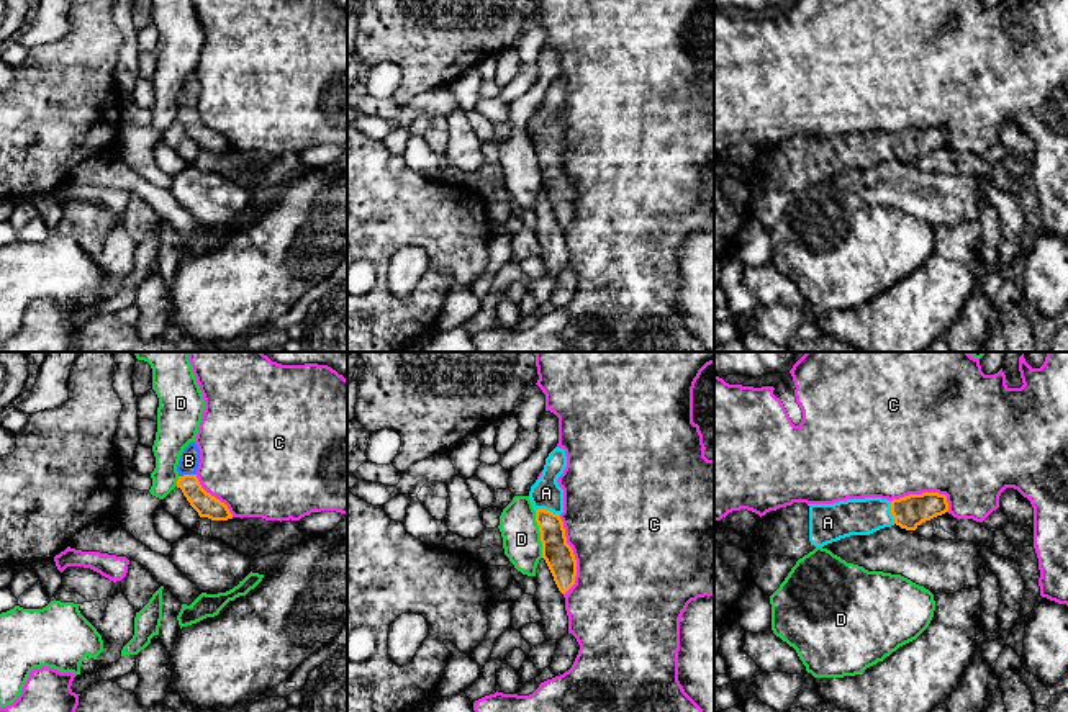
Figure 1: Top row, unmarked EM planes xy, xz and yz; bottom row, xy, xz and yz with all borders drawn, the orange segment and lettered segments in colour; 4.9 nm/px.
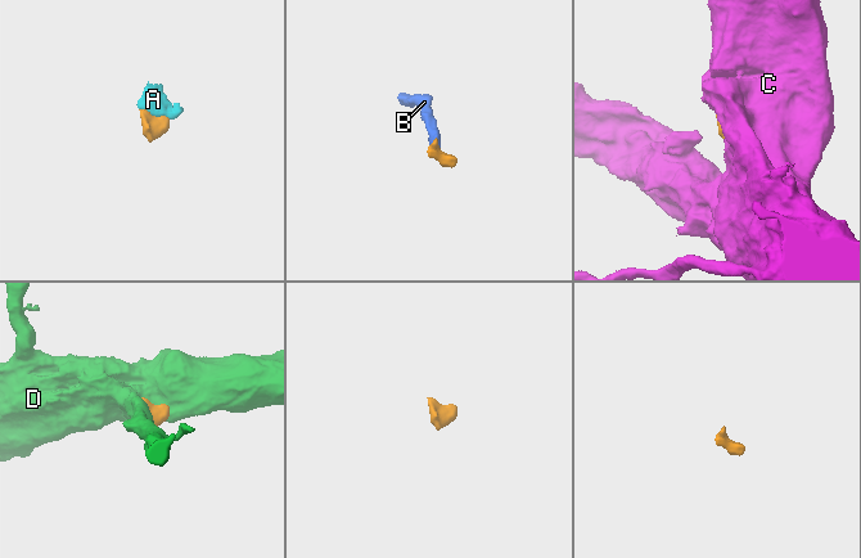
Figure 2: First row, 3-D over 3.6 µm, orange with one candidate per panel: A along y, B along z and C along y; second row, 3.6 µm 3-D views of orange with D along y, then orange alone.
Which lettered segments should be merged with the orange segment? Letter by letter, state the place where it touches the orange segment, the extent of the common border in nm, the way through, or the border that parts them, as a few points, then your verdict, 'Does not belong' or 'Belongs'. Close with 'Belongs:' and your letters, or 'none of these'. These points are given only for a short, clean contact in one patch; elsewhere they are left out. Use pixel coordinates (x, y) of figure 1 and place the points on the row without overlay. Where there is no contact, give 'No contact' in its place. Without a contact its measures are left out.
A: Touches orange at xz (547, 144). Shared border 120 nm. Path across: xz (557, 187), (547, 144), (546, 126). Belongs
B: Touches orange at xy (187, 108). Shared border 90 nm. Path across: xy (203, 136), (194, 126), (187, 108), (189, 94). Belongs
C: Touches orange at xz (574, 189). Shared border 400 nm. Does not belong
D: Touches orange at xz (541, 167). Shared border 240 nm. Boundary: xz (534, 144), (543, 190). Does not belong
Belongs: A, B

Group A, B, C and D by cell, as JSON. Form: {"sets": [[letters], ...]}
{"sets": [["A", "B"], ["C"], ["D"]]}

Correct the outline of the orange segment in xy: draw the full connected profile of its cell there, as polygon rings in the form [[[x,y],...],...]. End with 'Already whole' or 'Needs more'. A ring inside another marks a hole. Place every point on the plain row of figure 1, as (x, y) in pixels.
[[[190,75],[183,82],[177,98],[177,121],[182,123],[183,129],[200,151],[208,151],[211,154],[233,152],[233,147],[229,146],[228,139],[201,121],[197,111],[198,95],[200,83],[195,75]]]. Needs more

